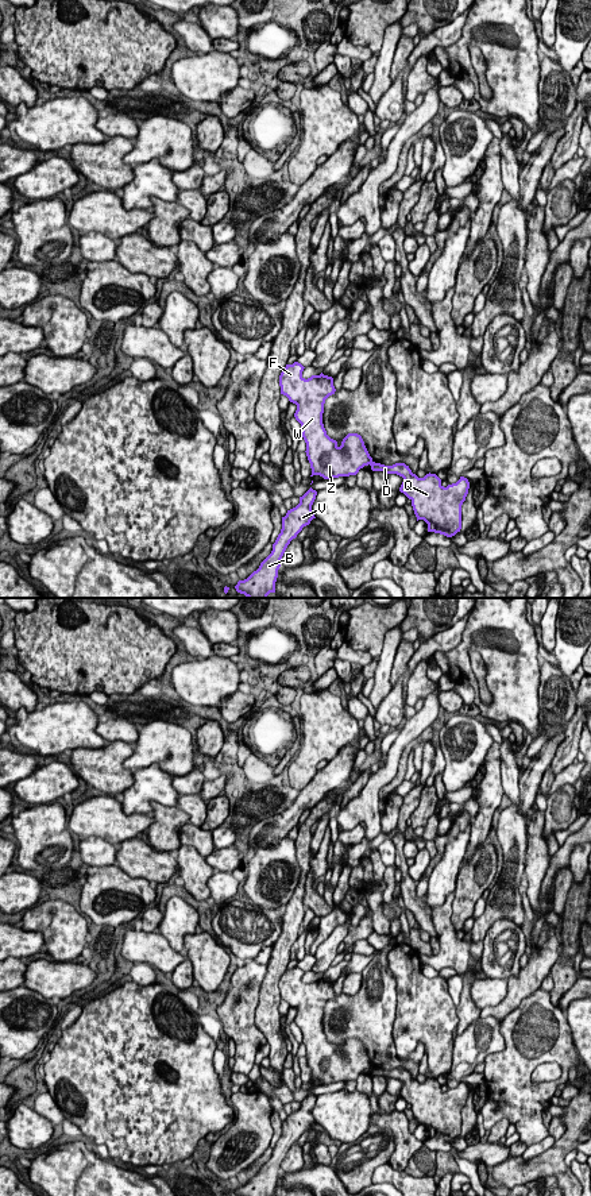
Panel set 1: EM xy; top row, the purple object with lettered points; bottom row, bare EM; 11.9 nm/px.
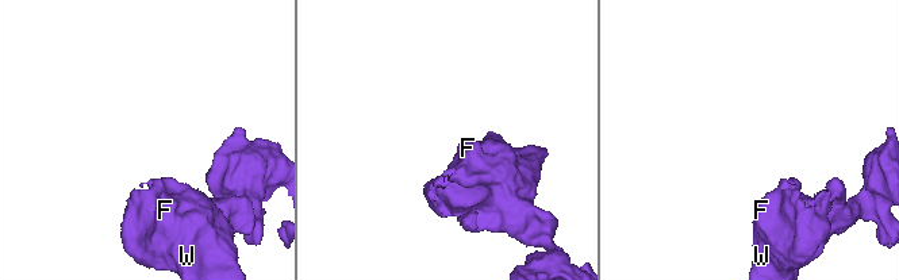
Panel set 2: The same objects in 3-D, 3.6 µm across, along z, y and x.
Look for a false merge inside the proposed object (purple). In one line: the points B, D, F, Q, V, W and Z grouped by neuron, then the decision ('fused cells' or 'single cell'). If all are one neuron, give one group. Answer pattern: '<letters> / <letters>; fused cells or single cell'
B F V W Z / D Q; fused cells

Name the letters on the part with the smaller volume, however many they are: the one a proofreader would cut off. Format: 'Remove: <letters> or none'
Remove: D, Q

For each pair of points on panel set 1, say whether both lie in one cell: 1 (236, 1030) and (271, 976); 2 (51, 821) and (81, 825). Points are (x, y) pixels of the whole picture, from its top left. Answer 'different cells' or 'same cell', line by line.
1: different cells
2: different cells

